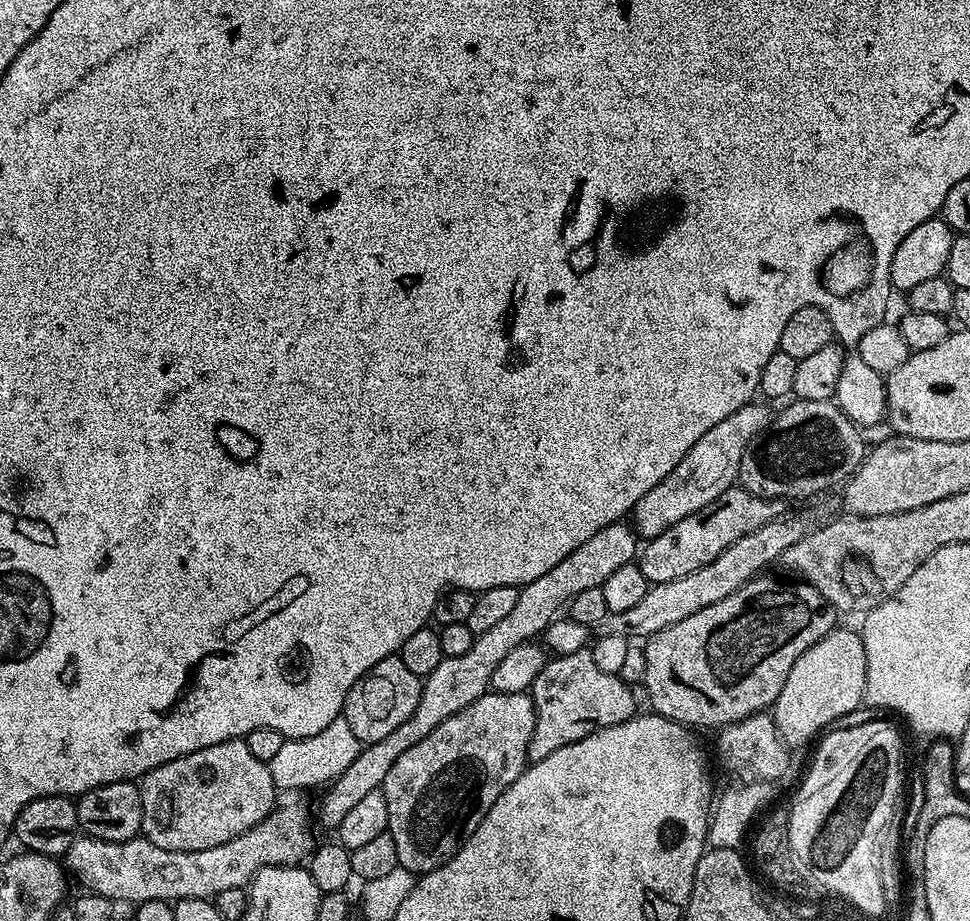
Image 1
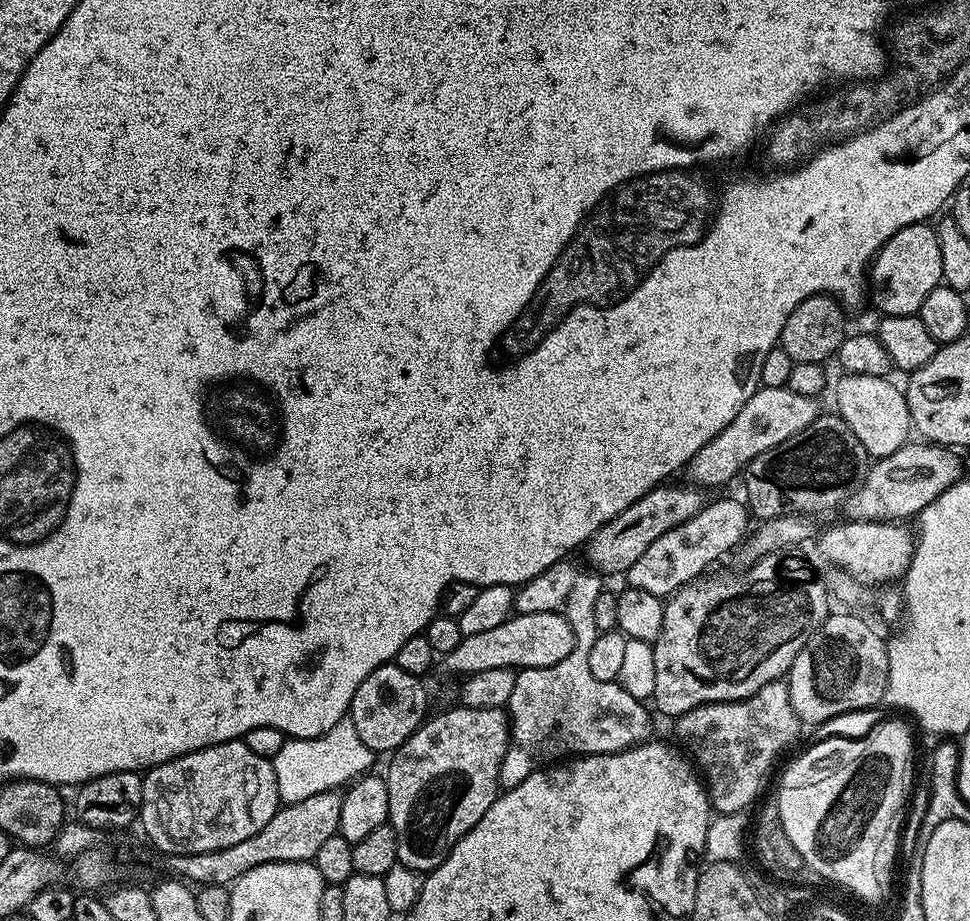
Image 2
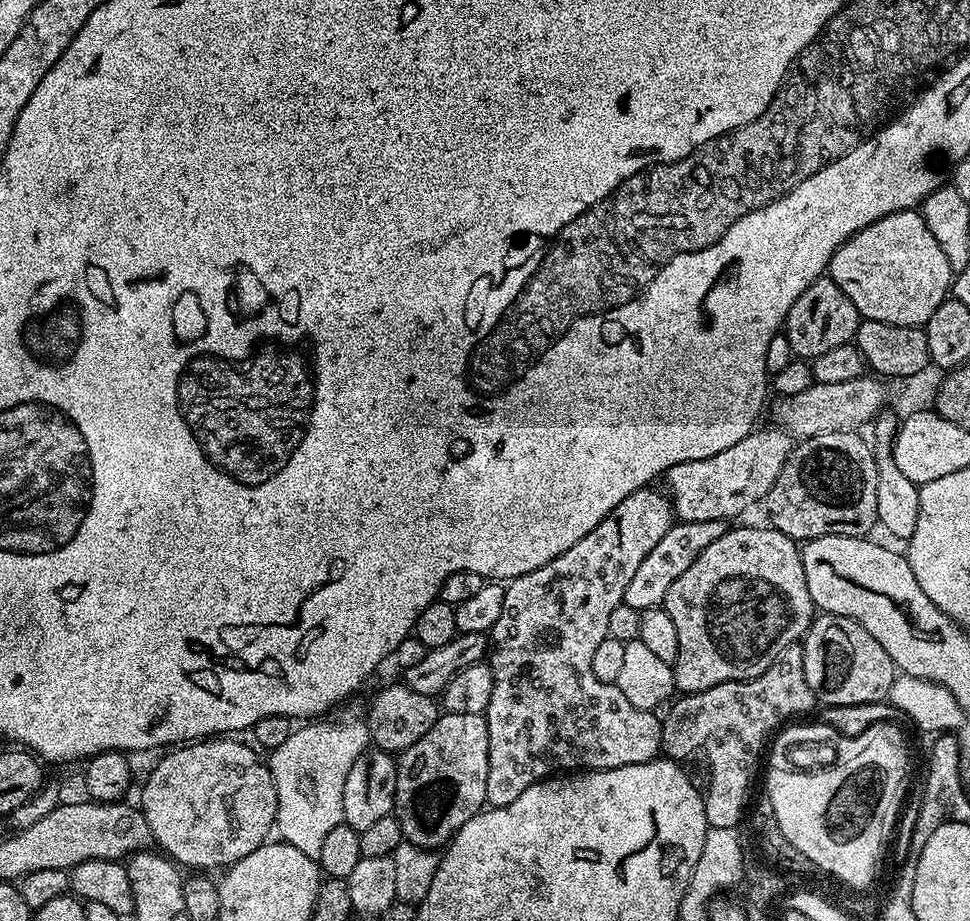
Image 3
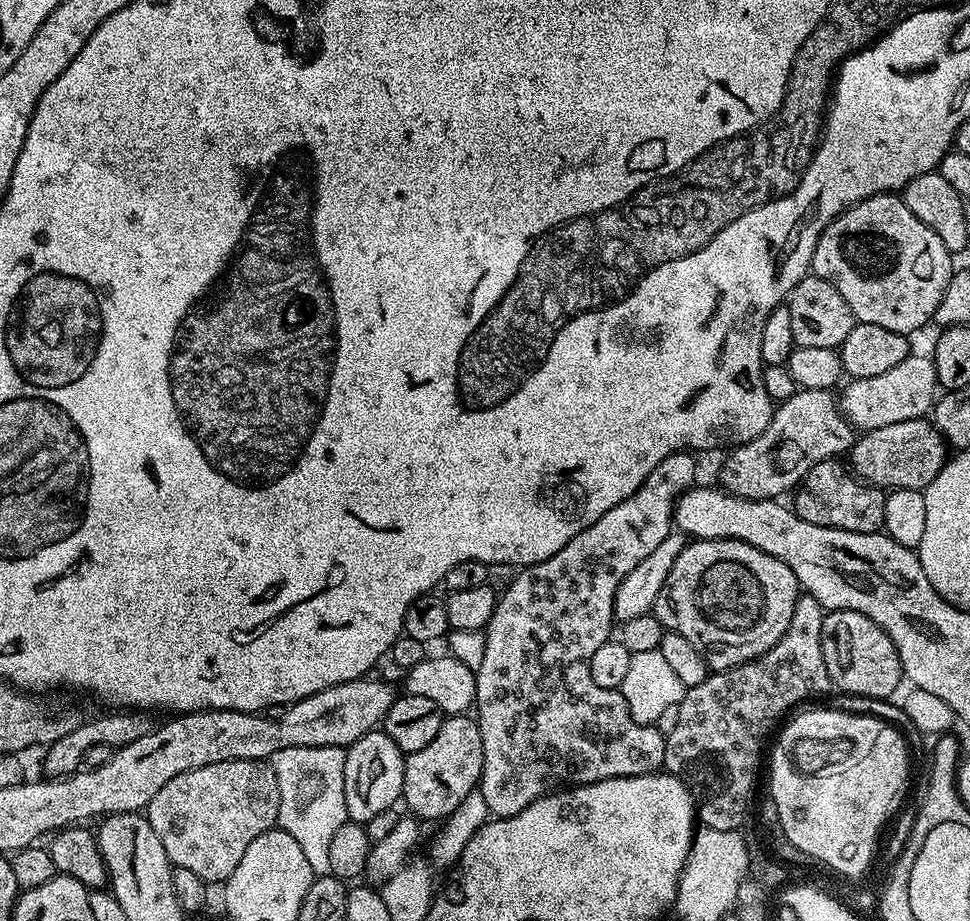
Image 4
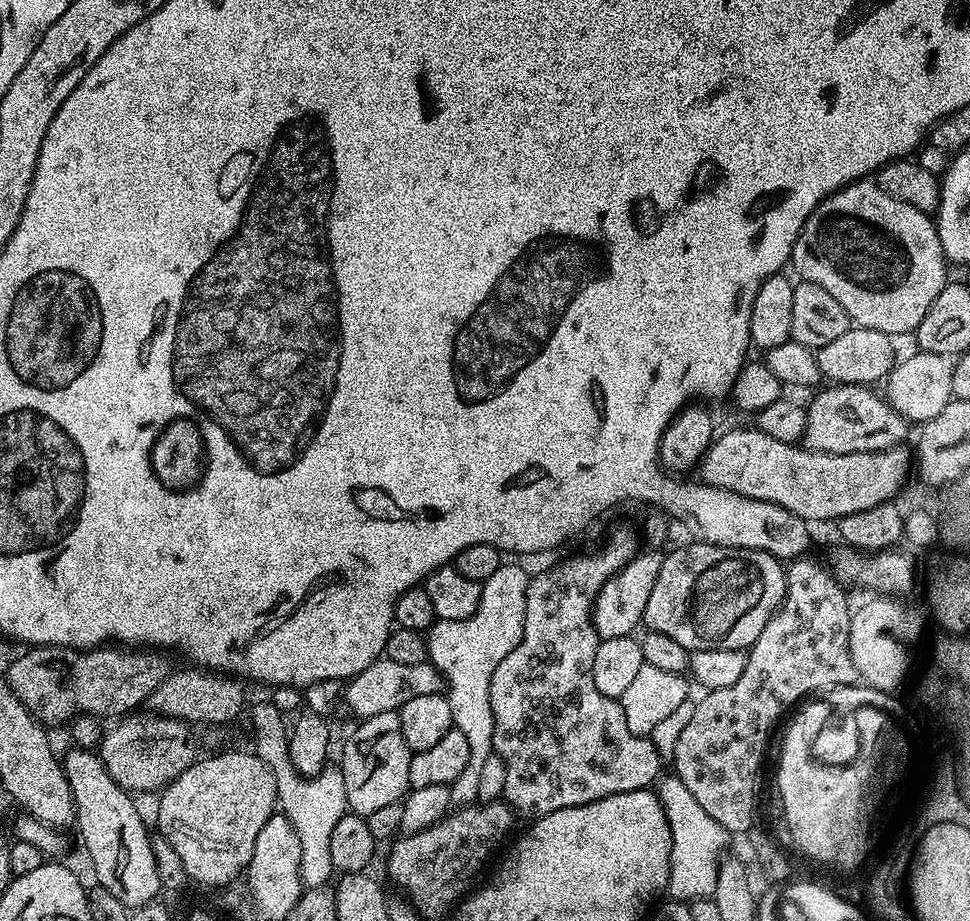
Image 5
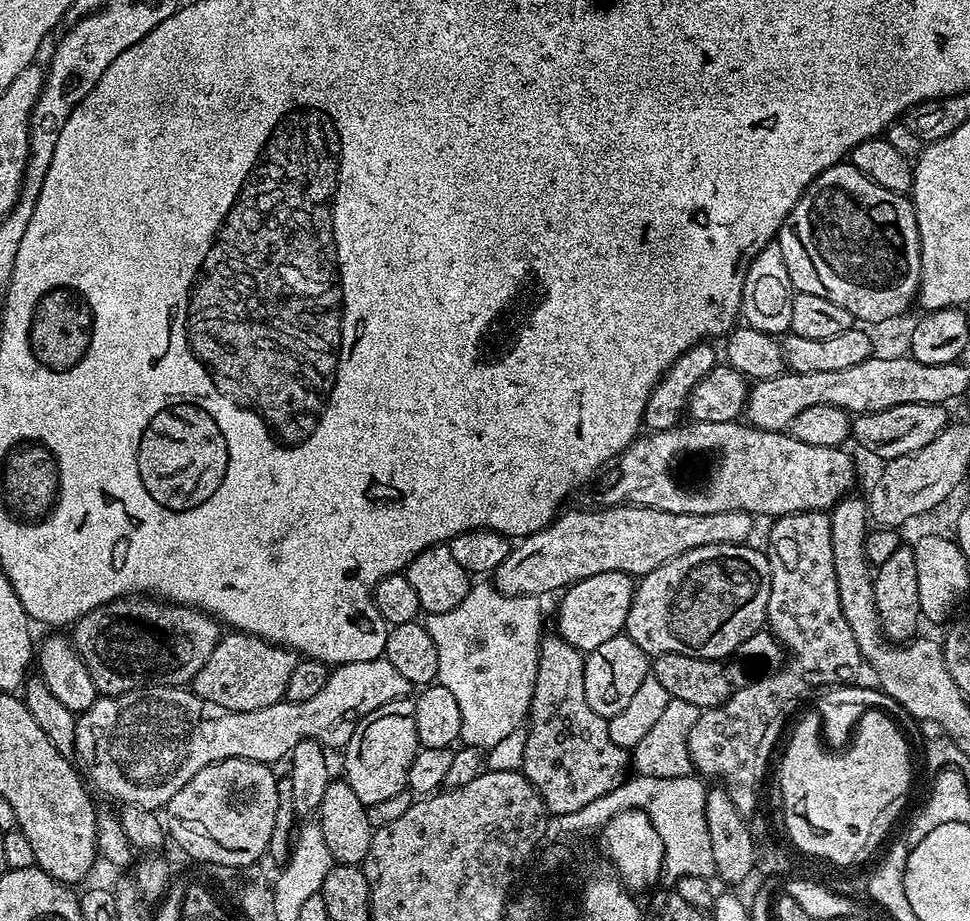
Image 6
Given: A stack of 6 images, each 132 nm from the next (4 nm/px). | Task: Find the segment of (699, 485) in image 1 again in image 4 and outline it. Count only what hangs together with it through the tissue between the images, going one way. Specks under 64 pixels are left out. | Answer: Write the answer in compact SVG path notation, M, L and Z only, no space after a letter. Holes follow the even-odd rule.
M909 354L902 362L898 362L898 366L886 370L886 374L878 374L878 378L852 380L849 385L844 393L839 393L840 410L853 429L864 432L890 426L890 422L927 417L938 396L936 367L932 365L932 357L928 354Z

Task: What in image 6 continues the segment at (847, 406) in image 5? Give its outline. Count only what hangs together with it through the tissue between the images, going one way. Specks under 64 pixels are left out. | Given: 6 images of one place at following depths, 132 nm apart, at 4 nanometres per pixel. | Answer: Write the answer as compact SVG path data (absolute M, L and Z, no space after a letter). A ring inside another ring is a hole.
M910 402L906 406L890 406L890 410L878 410L857 415L850 424L850 436L868 452L881 456L887 462L899 456L912 456L922 446L928 446L943 428L948 427L949 409L943 404Z

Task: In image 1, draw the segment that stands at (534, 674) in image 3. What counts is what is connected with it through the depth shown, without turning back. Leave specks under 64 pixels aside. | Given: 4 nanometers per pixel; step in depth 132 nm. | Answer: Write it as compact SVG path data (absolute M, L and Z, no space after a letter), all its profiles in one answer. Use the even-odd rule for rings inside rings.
M583 650L570 653L568 656L557 655L549 659L544 669L538 674L538 678L534 678L530 689L531 698L536 707L536 721L534 734L530 738L528 747L529 761L535 762L546 758L546 754L554 754L554 750L562 750L562 746L570 746L570 742L578 742L606 726L621 724L637 715L638 708L631 691L633 692L633 689L619 676L605 674L602 670L598 670L591 651Z

